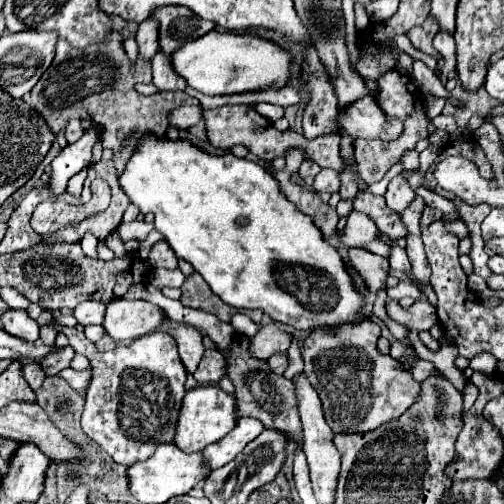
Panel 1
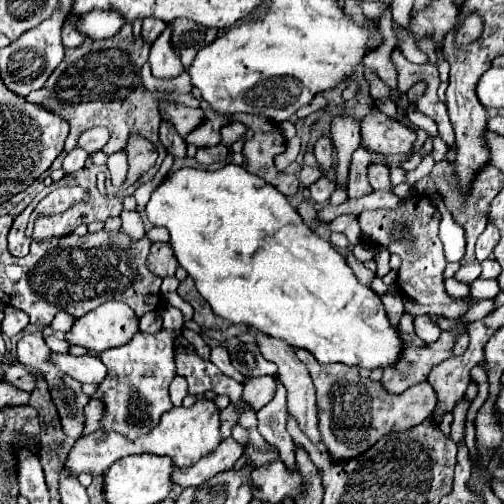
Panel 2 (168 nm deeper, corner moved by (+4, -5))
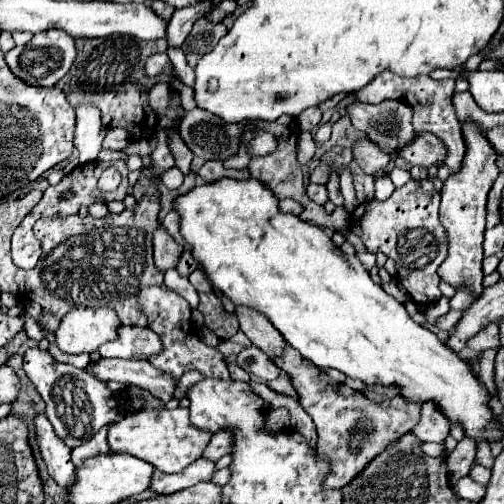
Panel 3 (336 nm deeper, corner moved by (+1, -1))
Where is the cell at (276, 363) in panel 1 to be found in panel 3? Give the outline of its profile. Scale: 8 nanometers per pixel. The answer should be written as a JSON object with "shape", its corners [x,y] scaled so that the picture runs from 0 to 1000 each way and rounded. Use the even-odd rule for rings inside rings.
{"shape":[[[435,853],[427,857],[427,865],[415,873],[411,889],[403,893],[399,909],[411,909],[419,917],[431,917],[438,905],[458,897],[458,857],[450,853]]]}

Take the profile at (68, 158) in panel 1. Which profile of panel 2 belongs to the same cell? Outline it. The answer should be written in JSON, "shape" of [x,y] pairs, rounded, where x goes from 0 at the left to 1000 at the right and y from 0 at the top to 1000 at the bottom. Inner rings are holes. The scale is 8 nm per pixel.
{"shape":[[[147,294],[143,302],[135,302],[135,306],[127,310],[127,321],[123,321],[127,345],[139,349],[139,345],[151,345],[155,337],[163,337],[171,313],[175,313],[175,306],[171,306],[163,294]]]}

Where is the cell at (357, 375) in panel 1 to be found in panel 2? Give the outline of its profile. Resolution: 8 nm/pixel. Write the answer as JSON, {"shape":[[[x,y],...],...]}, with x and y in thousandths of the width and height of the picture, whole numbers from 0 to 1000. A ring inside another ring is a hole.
{"shape":[[[591,694],[591,710],[607,722],[627,766],[631,845],[639,877],[647,881],[659,913],[702,909],[742,885],[762,861],[810,853],[853,829],[857,810],[865,810],[865,778],[857,778],[857,766],[849,758],[833,758],[802,774],[794,786],[778,786],[774,778],[762,778],[762,766],[754,758],[718,750],[710,742],[714,726],[635,722],[619,702],[603,694]]]}

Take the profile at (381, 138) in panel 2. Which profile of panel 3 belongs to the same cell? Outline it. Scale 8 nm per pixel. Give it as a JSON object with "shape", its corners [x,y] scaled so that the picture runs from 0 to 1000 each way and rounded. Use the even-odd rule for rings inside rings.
{"shape":[[[835,262],[808,294],[800,294],[792,302],[792,310],[804,321],[812,321],[815,329],[855,333],[855,329],[879,329],[883,325],[887,294],[867,270],[859,270],[851,262]]]}

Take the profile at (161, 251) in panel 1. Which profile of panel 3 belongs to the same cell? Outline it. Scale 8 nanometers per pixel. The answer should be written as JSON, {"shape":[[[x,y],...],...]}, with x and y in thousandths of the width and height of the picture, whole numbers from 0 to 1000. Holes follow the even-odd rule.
{"shape":[[[315,448],[308,456],[308,468],[304,468],[304,512],[308,512],[308,528],[319,540],[327,540],[335,532],[347,532],[359,500],[363,500],[363,488],[355,488],[343,476],[343,468],[323,448]]]}

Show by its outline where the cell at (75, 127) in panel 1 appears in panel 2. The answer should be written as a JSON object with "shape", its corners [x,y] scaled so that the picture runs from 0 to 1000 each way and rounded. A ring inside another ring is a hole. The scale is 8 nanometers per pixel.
{"shape":[[[179,254],[175,262],[163,262],[151,290],[167,294],[171,302],[190,302],[214,282],[214,258],[210,254]]]}

